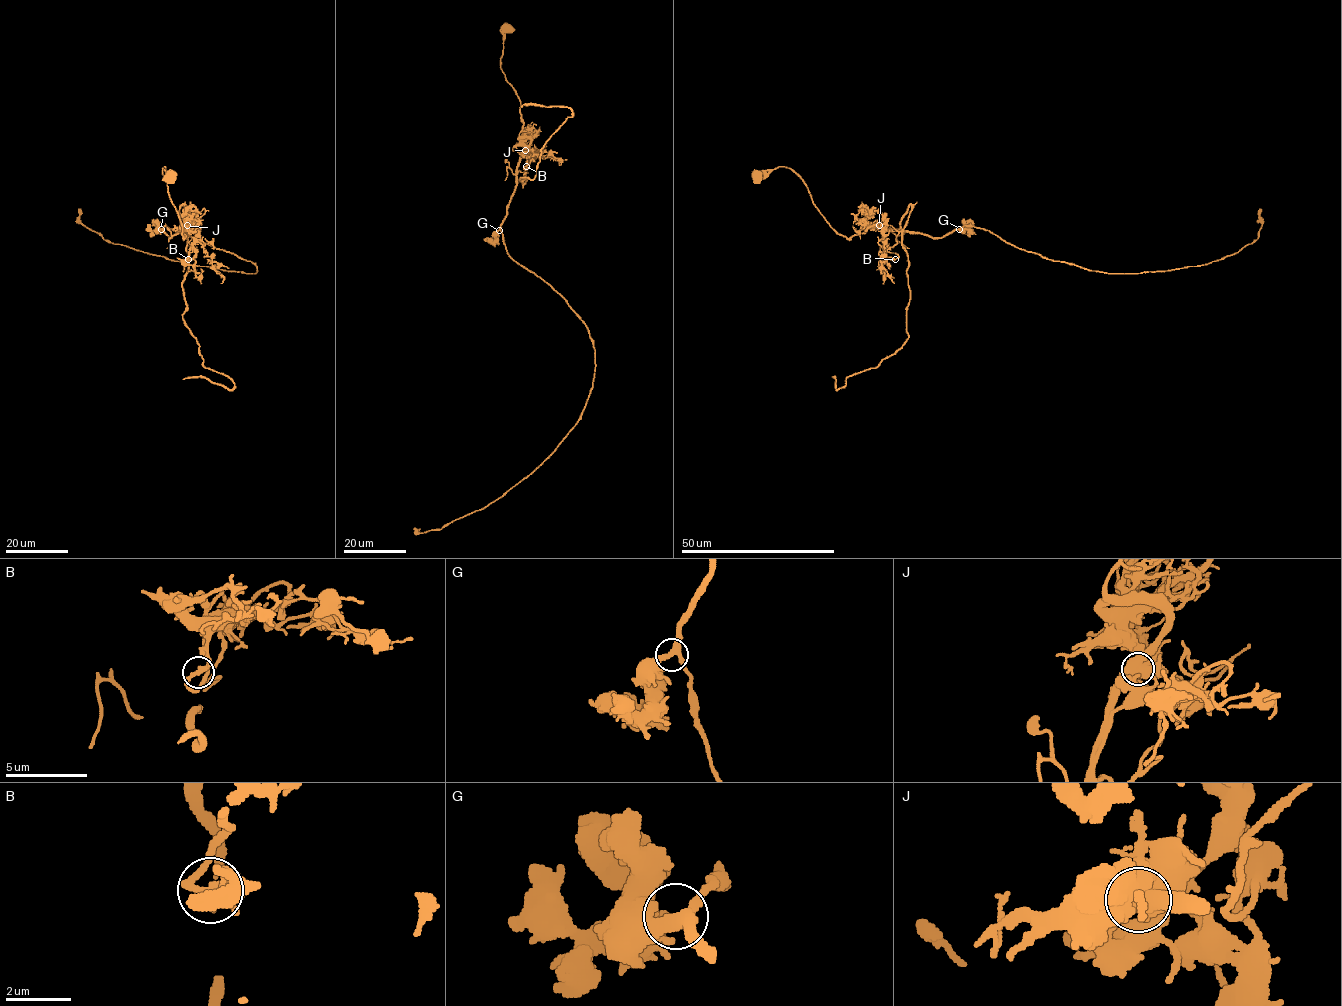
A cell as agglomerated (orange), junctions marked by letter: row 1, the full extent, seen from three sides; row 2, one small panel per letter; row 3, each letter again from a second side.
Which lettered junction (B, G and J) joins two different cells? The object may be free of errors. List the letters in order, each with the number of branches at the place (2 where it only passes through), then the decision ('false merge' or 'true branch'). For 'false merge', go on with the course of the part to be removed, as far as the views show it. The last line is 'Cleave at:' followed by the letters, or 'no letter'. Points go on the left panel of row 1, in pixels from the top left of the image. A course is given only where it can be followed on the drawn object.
B: 3 branches meet; true branch
G: 3 branches meet; true branch
J: 3 branches meet; false merge; foreign part runs (187, 226), (183, 320), (199, 346), (203, 365), (226, 375), (234, 388), (204, 377), (183, 379)
Cleave at: J

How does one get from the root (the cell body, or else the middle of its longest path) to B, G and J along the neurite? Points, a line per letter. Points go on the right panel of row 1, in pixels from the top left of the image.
B: (756, 176), (791, 168), (833, 229), (851, 238), (882, 226), (886, 250), (897, 254), (895, 259)
G: (756, 176), (779, 167), (791, 168), (826, 222), (848, 238), (875, 225), (932, 237), (943, 237), (959, 229)
J: (756, 176), (779, 167), (791, 168), (826, 222), (848, 238), (879, 226)

